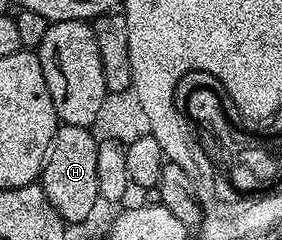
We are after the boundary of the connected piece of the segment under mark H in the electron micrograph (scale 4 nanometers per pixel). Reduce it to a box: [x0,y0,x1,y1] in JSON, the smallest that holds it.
[41,125,99,224]

